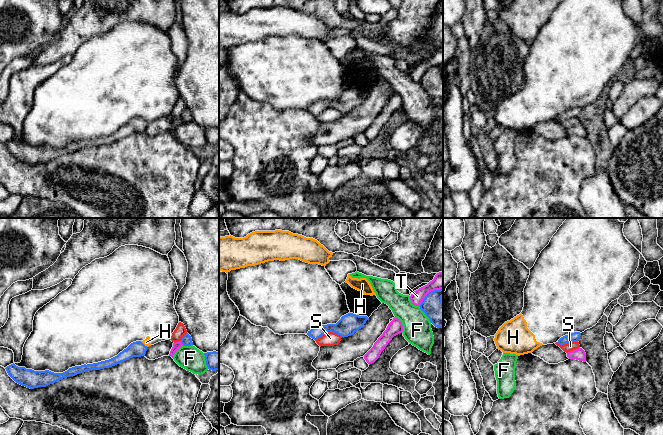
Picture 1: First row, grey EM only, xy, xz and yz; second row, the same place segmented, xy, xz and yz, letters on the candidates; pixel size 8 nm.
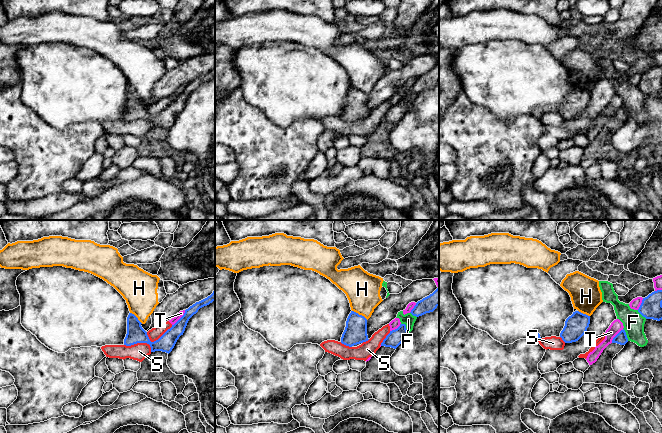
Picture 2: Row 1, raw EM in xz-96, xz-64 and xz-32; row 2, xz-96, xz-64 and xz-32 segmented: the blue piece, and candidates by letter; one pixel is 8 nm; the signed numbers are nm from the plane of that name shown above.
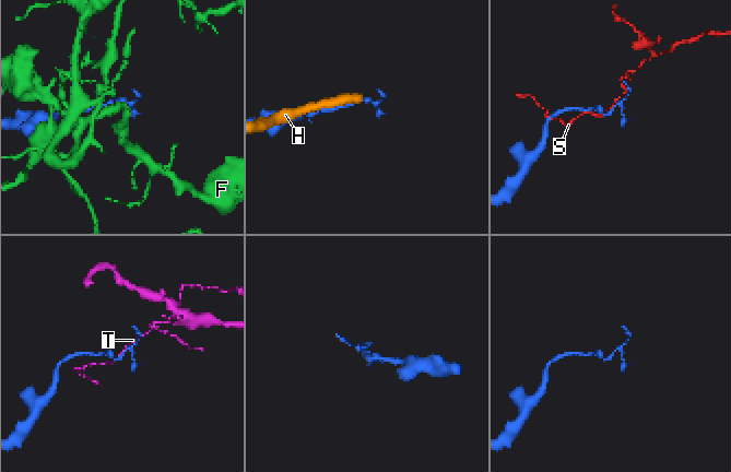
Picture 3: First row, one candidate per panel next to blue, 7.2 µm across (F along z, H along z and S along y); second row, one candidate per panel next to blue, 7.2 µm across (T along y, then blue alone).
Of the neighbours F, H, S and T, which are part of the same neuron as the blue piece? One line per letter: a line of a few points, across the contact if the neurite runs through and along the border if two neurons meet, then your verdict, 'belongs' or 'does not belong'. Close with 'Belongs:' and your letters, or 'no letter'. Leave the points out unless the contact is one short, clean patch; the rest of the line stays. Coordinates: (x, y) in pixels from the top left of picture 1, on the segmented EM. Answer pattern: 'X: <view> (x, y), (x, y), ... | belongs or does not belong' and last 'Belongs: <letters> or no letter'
F: does not belong
H: xy (140, 341), (147, 346) | does not belong
S: does not belong
T: does not belong
Belongs: no letter

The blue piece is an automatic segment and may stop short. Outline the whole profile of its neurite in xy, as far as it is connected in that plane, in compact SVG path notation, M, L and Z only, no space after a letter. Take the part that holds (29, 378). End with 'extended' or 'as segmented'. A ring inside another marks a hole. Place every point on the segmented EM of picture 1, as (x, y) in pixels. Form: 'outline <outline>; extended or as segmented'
outline M136 341L131 343L126 349L120 352L117 356L93 364L84 364L81 366L75 366L69 368L63 373L54 373L49 370L45 371L34 371L32 369L26 369L25 367L18 367L14 363L7 366L5 369L8 375L18 384L25 386L30 389L38 387L46 387L52 383L55 383L63 378L70 376L75 376L79 373L90 371L90 370L100 370L104 368L109 368L115 366L121 362L129 360L132 357L145 356L147 351L147 346L145 346L141 341Z; as segmented

